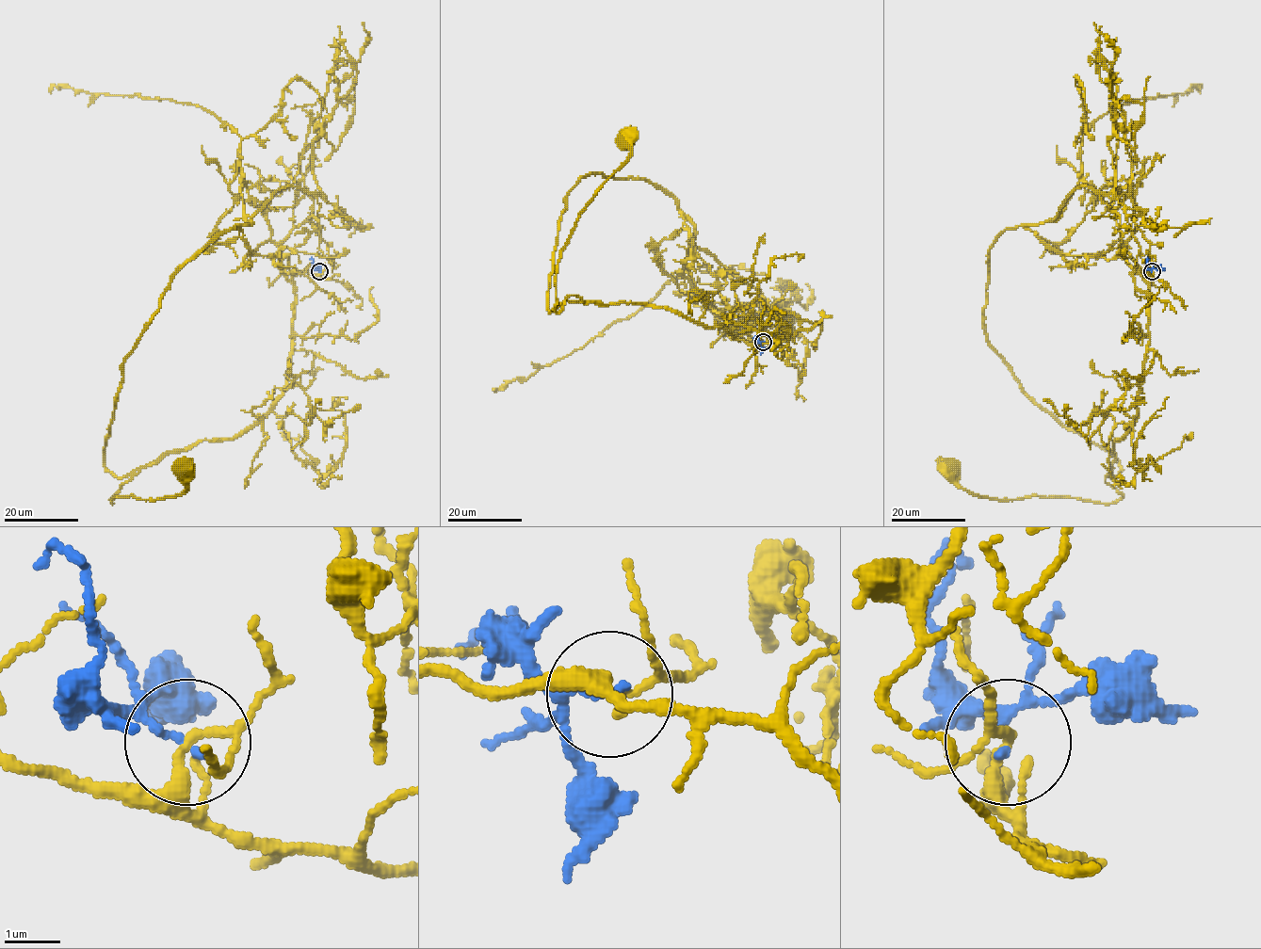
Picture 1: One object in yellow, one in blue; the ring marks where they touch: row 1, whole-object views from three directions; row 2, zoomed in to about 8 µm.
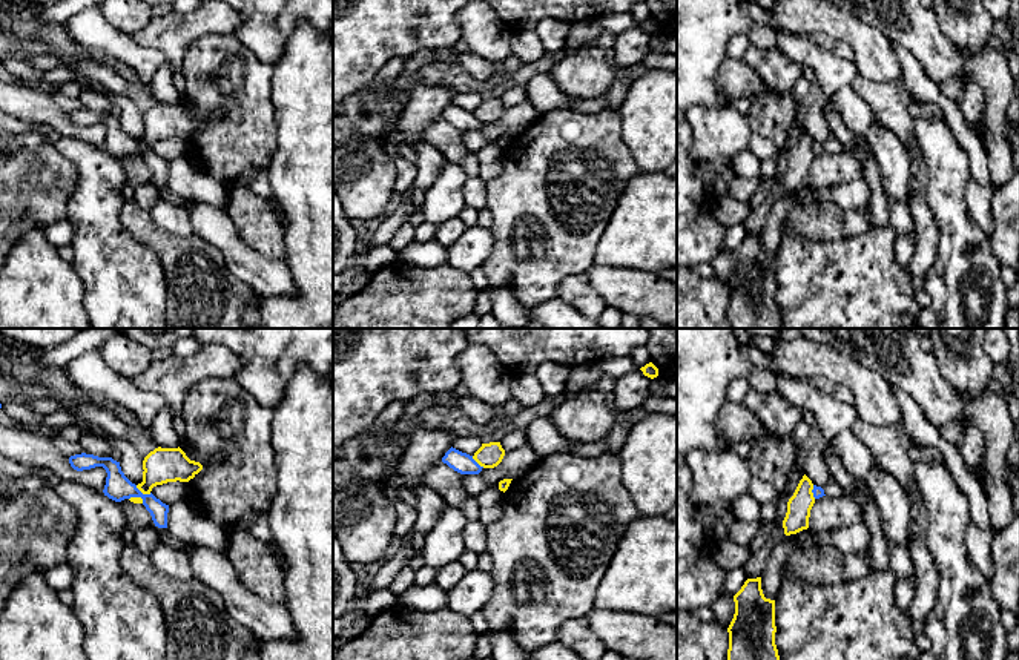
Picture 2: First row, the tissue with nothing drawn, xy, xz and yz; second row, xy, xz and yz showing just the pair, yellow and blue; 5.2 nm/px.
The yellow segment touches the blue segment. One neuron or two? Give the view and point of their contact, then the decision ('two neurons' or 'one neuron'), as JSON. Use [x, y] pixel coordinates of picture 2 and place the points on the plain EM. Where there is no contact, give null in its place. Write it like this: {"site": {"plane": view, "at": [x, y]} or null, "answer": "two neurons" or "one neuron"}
{"site": {"plane": "xy", "at": [143, 149]}, "answer": "two neurons"}

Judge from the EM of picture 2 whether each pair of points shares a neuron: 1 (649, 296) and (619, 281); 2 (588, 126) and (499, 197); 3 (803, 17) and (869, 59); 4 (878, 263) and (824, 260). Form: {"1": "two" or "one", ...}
{"1": "one", "2": "one", "3": "one", "4": "one"}

